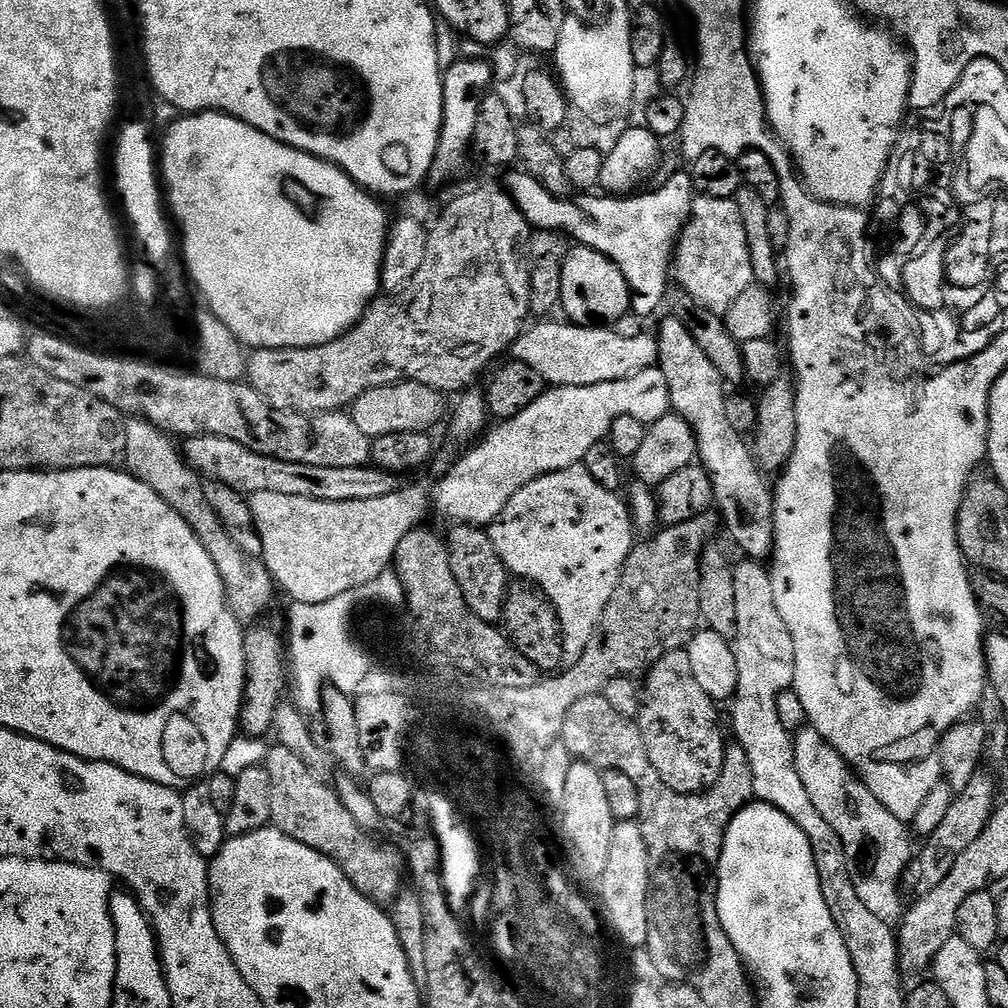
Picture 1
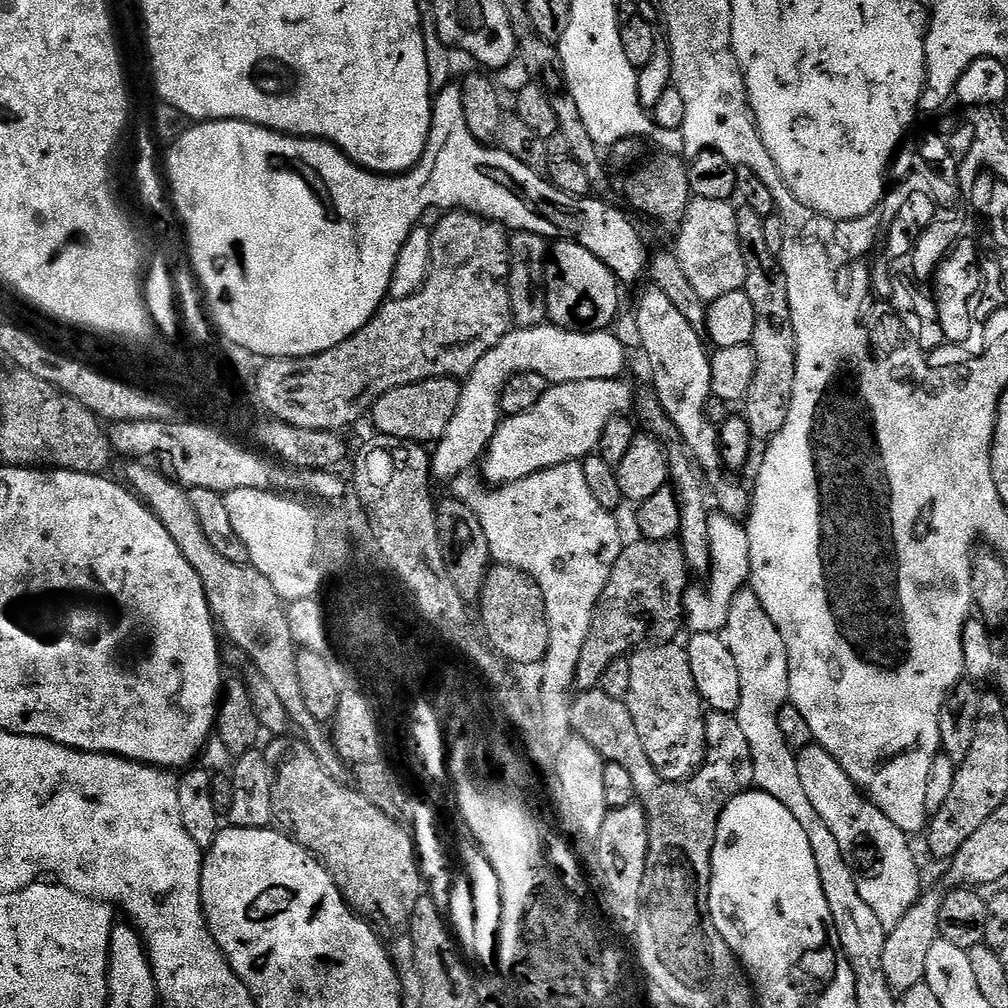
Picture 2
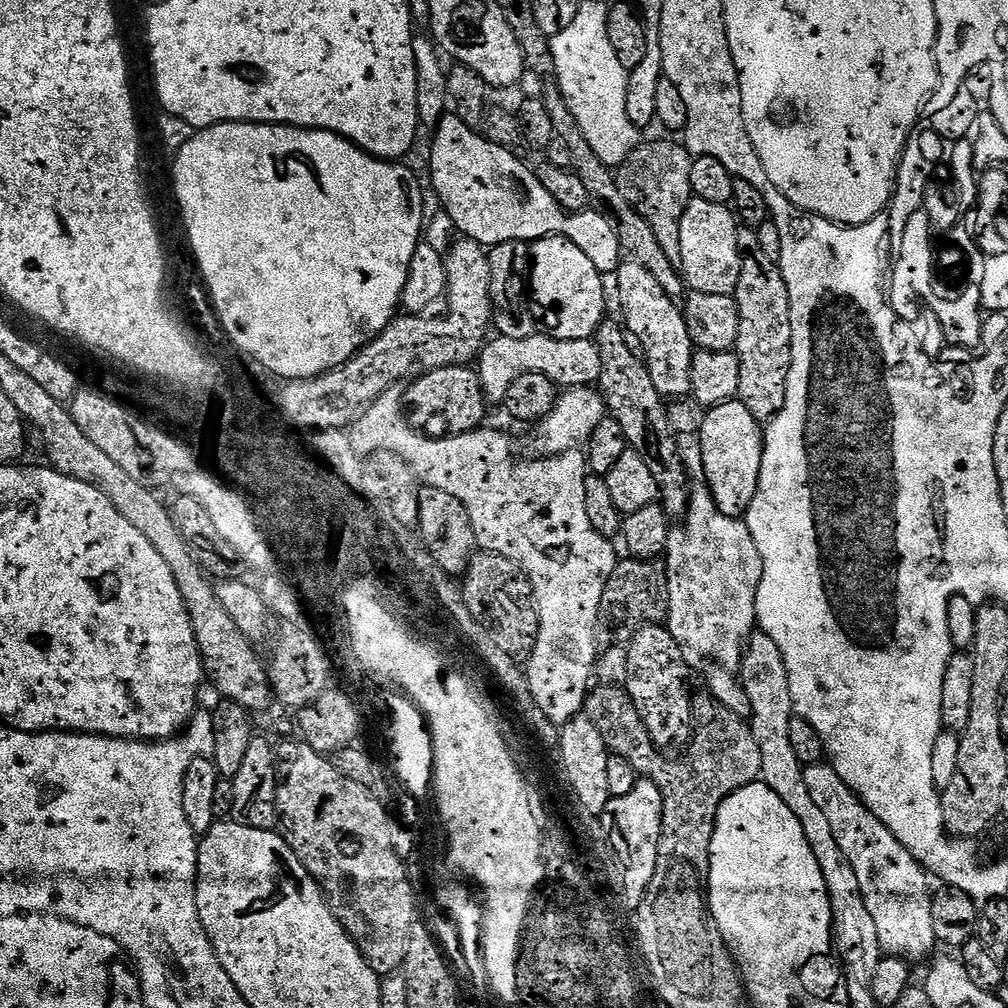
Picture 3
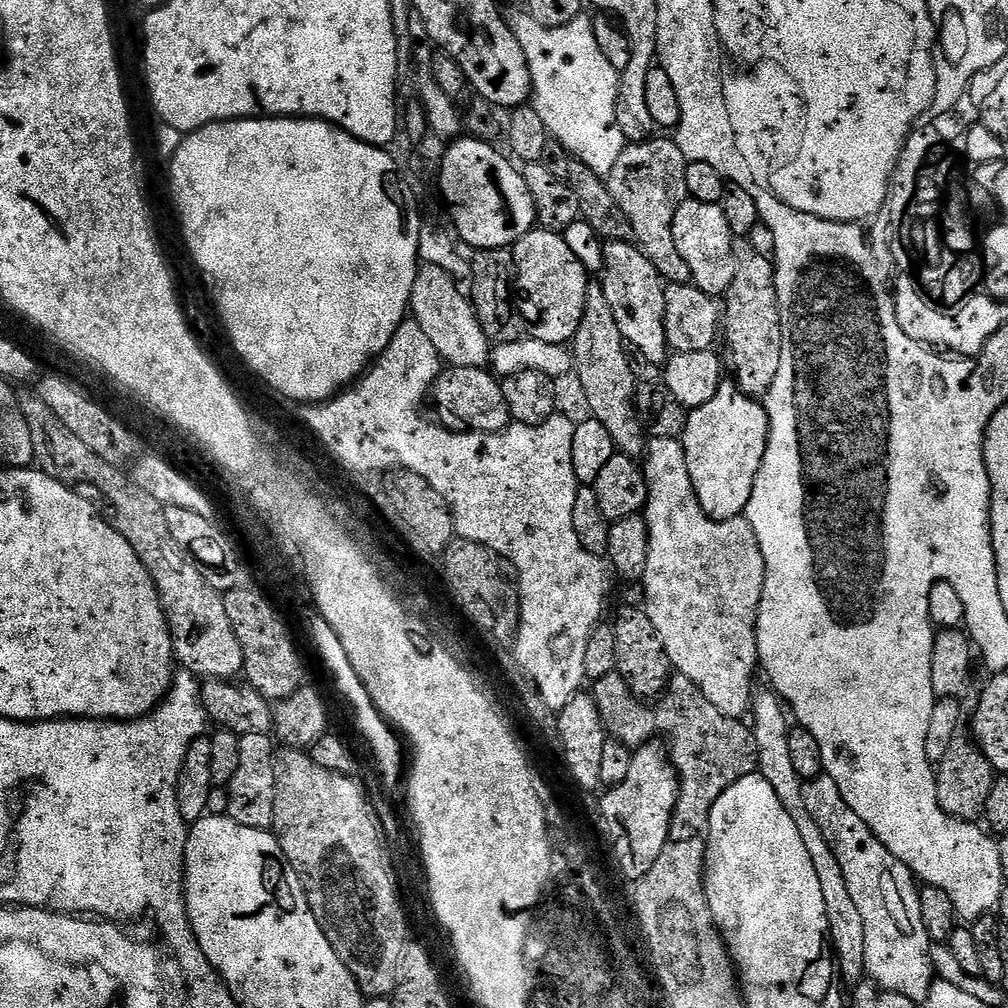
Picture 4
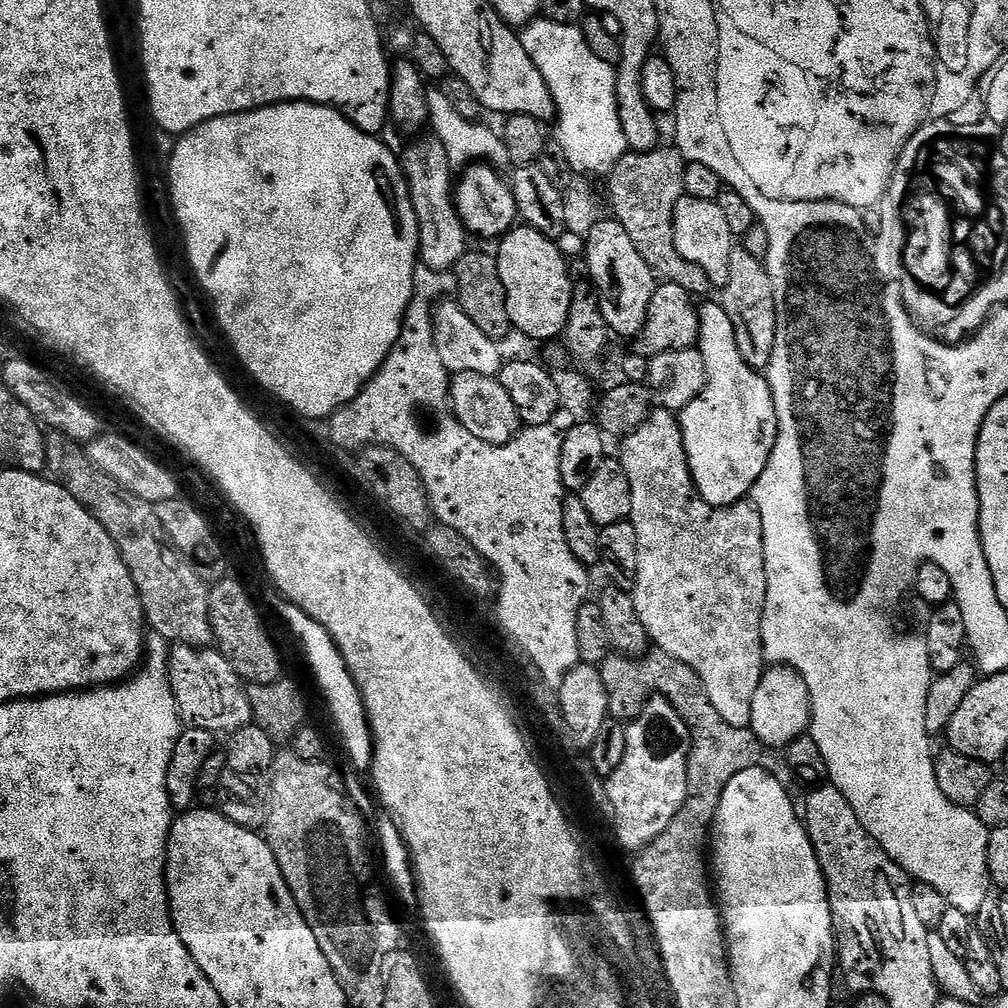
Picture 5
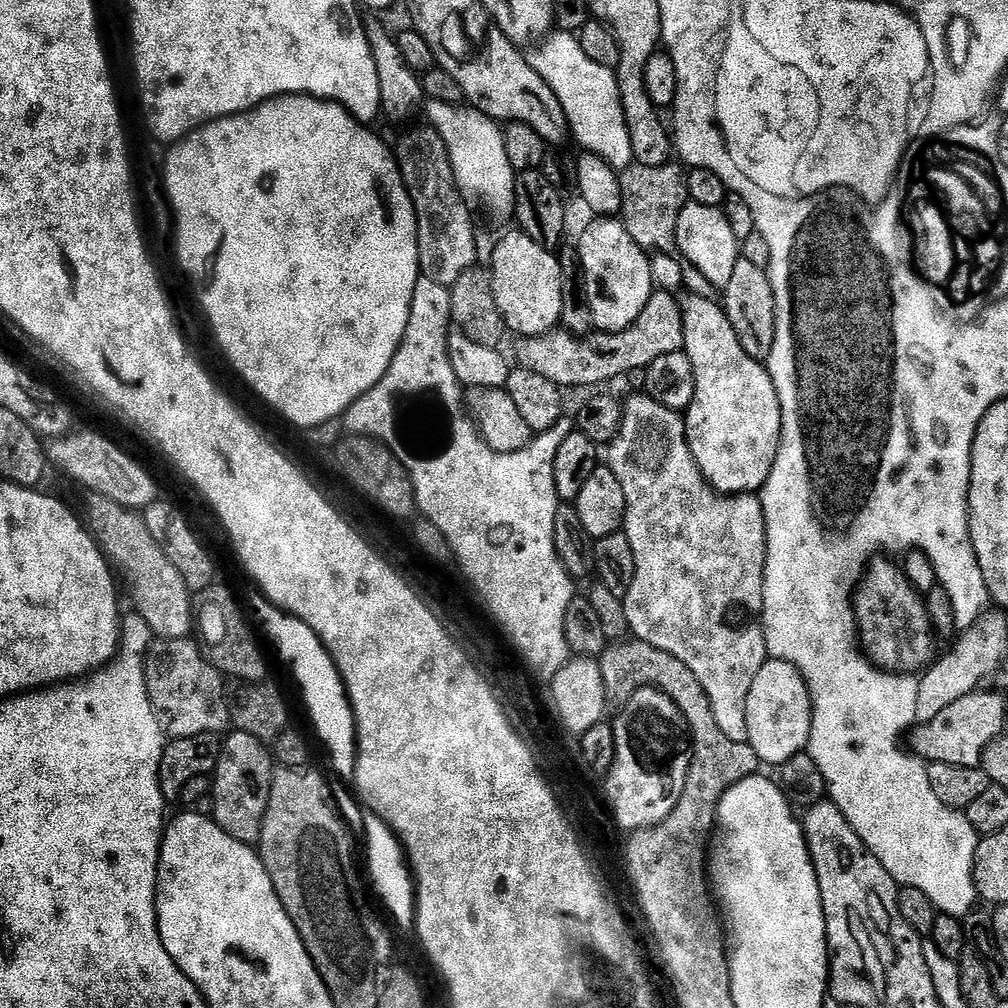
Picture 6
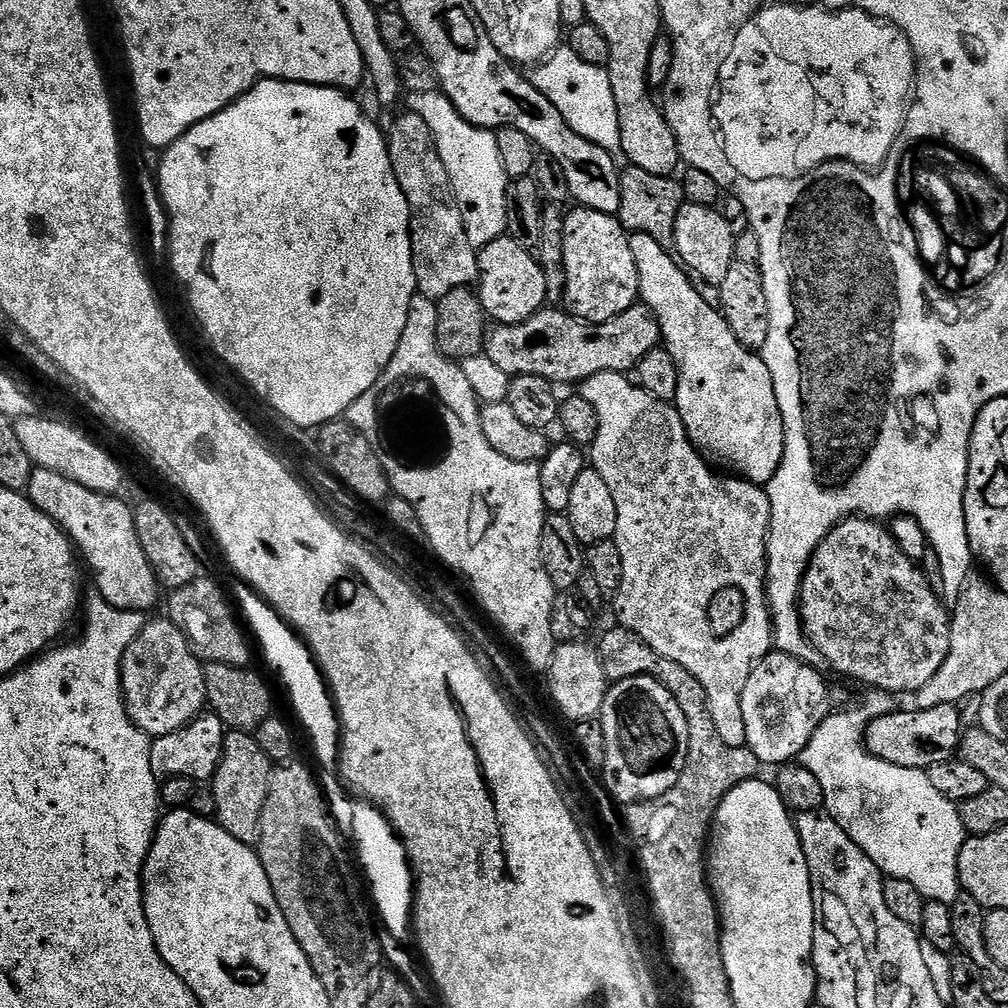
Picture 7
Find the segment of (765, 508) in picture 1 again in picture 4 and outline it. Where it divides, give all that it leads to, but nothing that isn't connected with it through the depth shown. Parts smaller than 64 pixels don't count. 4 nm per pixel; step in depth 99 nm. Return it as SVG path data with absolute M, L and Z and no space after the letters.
M609 240L604 245L602 283L606 290L606 302L610 302L610 310L614 310L614 319L618 321L618 330L622 330L625 341L633 349L636 347L650 363L663 365L669 359L670 349L664 329L666 281L660 271L635 243Z

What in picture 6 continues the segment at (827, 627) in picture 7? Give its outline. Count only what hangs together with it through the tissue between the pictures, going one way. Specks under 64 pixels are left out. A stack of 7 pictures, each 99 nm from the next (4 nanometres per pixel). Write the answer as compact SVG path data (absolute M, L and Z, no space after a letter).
M876 560L867 565L854 589L858 644L871 664L883 672L920 674L937 659L937 633L925 597L908 580L899 563Z

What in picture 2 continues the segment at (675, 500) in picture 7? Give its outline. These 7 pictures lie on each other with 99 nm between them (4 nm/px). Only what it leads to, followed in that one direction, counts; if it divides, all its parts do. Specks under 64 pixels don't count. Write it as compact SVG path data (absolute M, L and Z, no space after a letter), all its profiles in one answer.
M712 514L708 517L710 528L710 554L712 555L712 570L706 577L708 590L689 587L684 594L684 618L687 627L693 633L711 632L723 633L728 625L728 611L739 592L745 591L749 583L752 567L750 566L750 542L748 530L743 523L730 519L723 514Z

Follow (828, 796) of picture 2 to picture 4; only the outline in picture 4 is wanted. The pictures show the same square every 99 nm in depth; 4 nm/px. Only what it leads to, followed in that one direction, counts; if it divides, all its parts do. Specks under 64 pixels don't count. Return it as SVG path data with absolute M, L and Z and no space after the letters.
M825 774L807 781L804 801L806 810L810 810L814 822L818 822L822 834L826 834L830 850L834 850L834 858L838 858L838 866L842 866L850 898L854 898L854 906L858 906L858 914L862 914L867 979L873 980L885 992L902 994L917 1002L924 1001L934 983L929 956L934 944L922 922L916 877L905 864L894 858L894 854L890 854L890 850L886 850L886 846L882 846L882 842L878 842L870 826L866 826L850 806L846 806L846 798L842 798L834 778Z

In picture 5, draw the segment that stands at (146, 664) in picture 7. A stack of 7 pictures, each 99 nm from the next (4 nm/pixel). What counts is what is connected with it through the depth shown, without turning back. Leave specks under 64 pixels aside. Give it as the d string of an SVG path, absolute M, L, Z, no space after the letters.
M177 645L176 647L173 647L173 649L174 650L172 654L169 653L168 656L169 678L171 688L173 690L173 693L175 694L175 698L178 703L178 712L180 714L180 719L185 725L188 725L189 727L193 728L204 729L215 736L222 736L222 734L225 734L225 736L231 736L232 734L236 733L239 729L249 727L253 723L252 708L250 707L250 705L248 705L247 691L244 685L244 681L233 669L233 667L230 666L230 662L224 656L221 656L219 653L216 652L214 652L212 656L208 656L209 653L207 651L192 648L188 645Z

